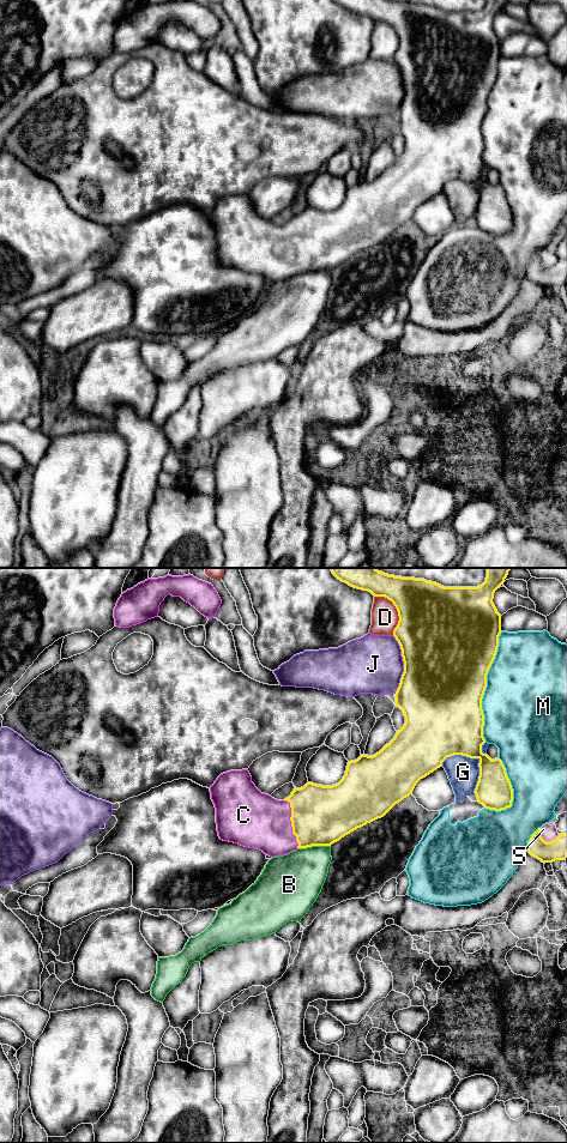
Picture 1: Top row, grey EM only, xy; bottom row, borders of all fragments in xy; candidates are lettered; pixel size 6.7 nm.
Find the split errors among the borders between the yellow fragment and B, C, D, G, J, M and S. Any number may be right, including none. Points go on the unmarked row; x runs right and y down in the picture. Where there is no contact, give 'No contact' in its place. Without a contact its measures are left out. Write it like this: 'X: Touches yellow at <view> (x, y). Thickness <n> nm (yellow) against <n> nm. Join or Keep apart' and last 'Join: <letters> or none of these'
B: Touches yellow at xy (313, 270). Thickness 400 nm (yellow) against 360 nm. Keep apart
C: Touches yellow at xy (291, 248). Thickness 400 nm (yellow) against 380 nm. Join
D: Touches yellow at xy (397, 35). Thickness 460 nm (yellow) against 180 nm. Keep apart
G: Touches yellow at xy (475, 182). Thickness 380 nm (yellow) against 220 nm. Keep apart
J: Touches yellow at xy (404, 90). Thickness 500 nm (yellow) against 400 nm. Keep apart
M: Touches yellow at xy (486, 112). Thickness 500 nm (yellow) against 500 nm. Keep apart
S: Touches yellow at xy (544, 266). Thickness 140 nm (yellow) against 110 nm. Keep apart
Join: C

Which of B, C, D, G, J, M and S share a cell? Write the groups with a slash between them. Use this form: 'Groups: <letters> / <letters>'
Groups: B / C / D / G / J / M / S

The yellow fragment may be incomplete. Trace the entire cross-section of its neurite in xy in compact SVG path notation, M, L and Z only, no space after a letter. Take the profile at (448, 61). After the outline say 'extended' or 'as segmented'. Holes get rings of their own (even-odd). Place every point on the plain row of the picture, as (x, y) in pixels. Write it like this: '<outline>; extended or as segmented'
M334 0L342 7L348 8L349 11L370 17L374 22L385 22L393 28L398 36L399 46L397 52L393 55L393 61L398 66L402 81L404 86L404 97L400 103L399 111L394 119L396 131L399 132L405 141L404 151L397 156L394 163L386 169L379 177L373 181L361 180L357 185L348 187L345 200L343 204L332 211L322 211L313 207L307 207L301 213L294 213L291 219L284 225L277 225L269 219L261 218L255 210L252 207L252 201L248 194L242 195L230 195L221 199L215 208L210 212L211 224L216 232L216 248L218 261L223 266L229 266L239 268L249 273L258 273L270 282L278 282L288 279L297 273L307 273L312 271L331 271L332 268L339 266L345 260L370 248L378 243L384 242L396 229L402 226L404 223L412 219L412 216L416 208L440 193L442 187L451 181L462 180L470 183L478 183L479 188L479 201L475 213L477 226L482 229L485 234L501 236L512 231L513 226L513 213L511 206L507 201L506 193L500 183L491 185L487 179L482 177L482 170L485 168L483 162L483 151L484 151L484 139L482 134L482 123L487 113L487 99L495 84L497 72L499 72L499 61L501 59L501 40L497 37L493 24L495 16L503 10L507 0L487 0L485 6L477 12L444 12L436 7L427 6L424 4L415 2L402 2L394 0Z; extended

